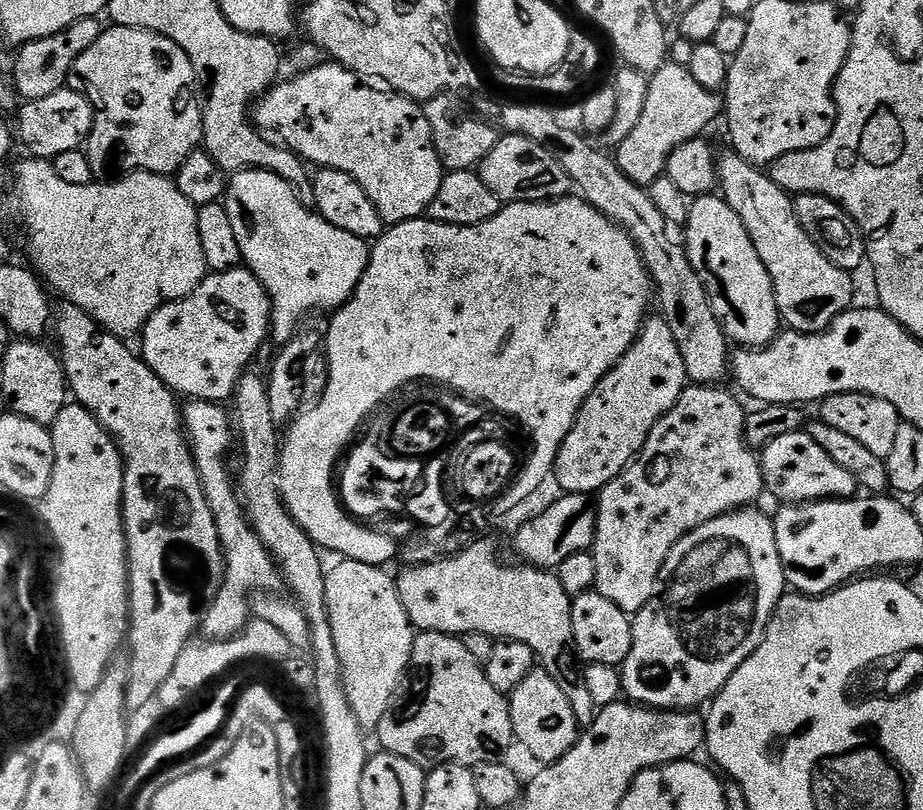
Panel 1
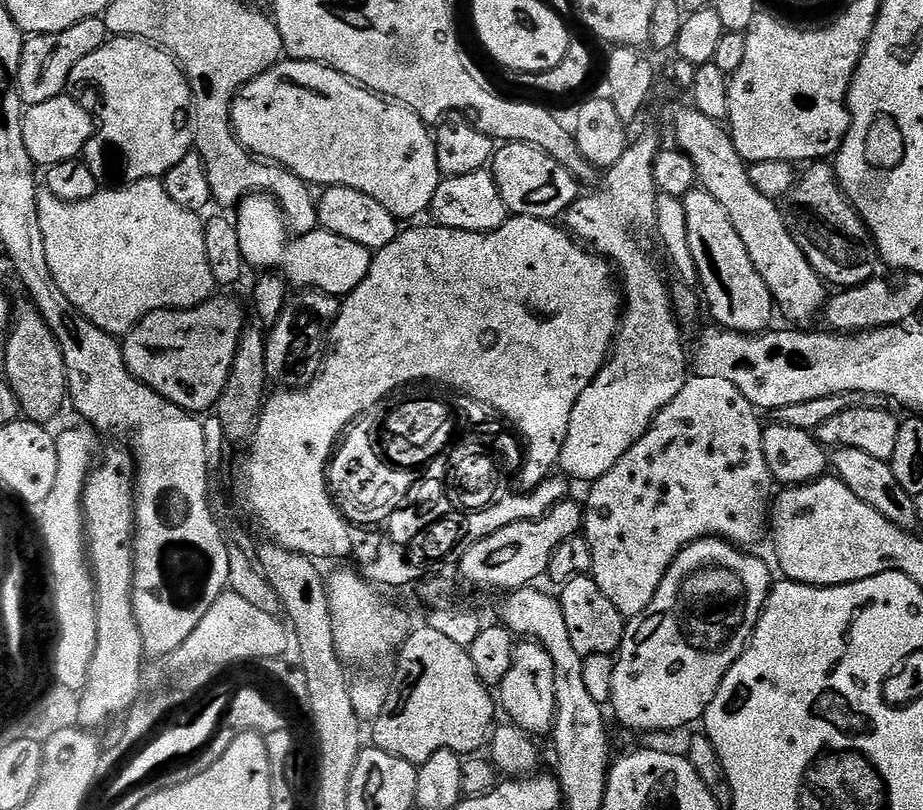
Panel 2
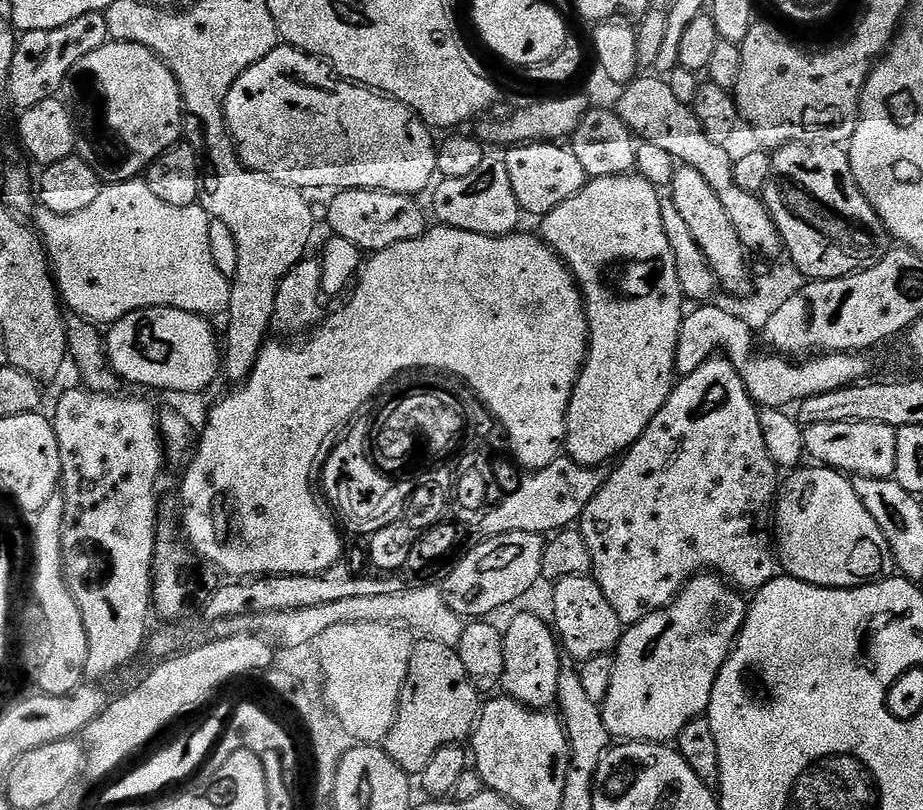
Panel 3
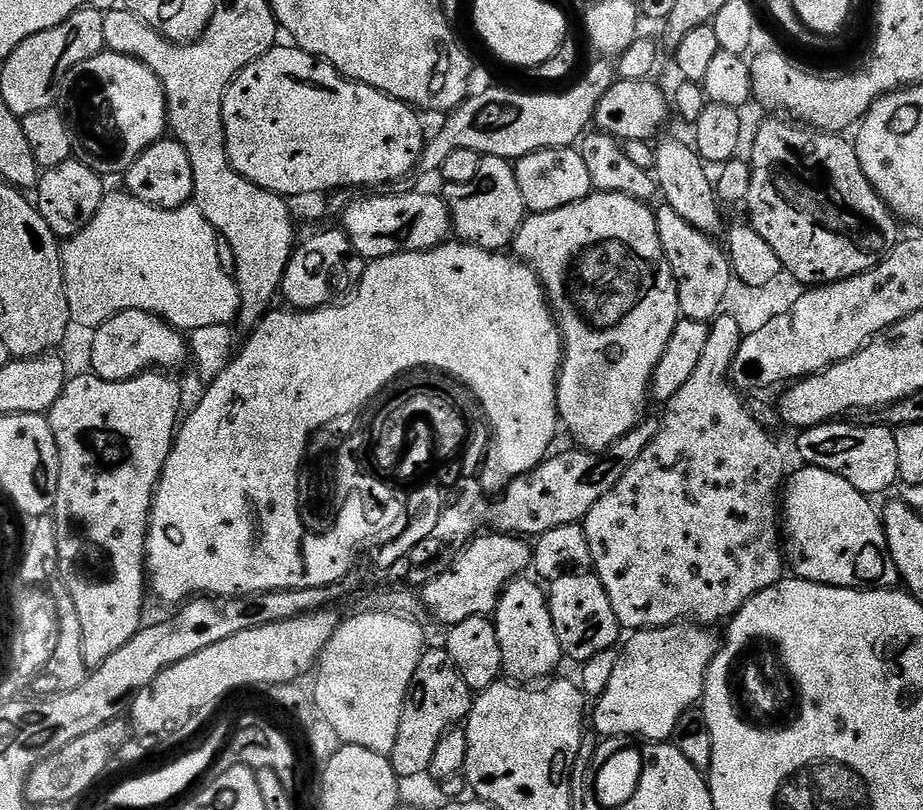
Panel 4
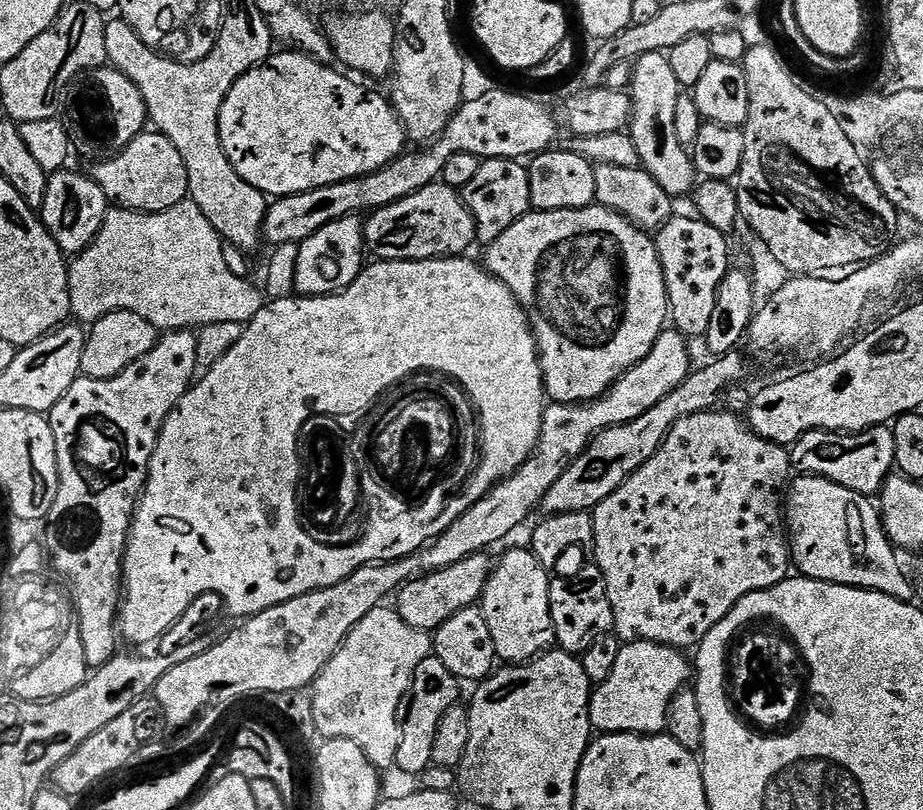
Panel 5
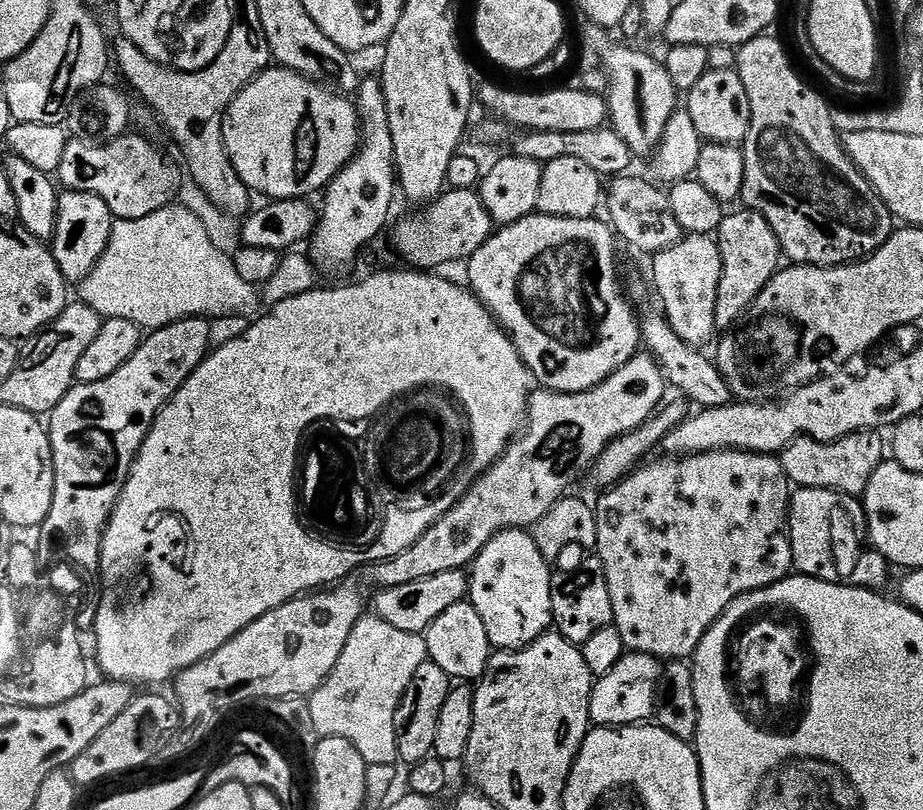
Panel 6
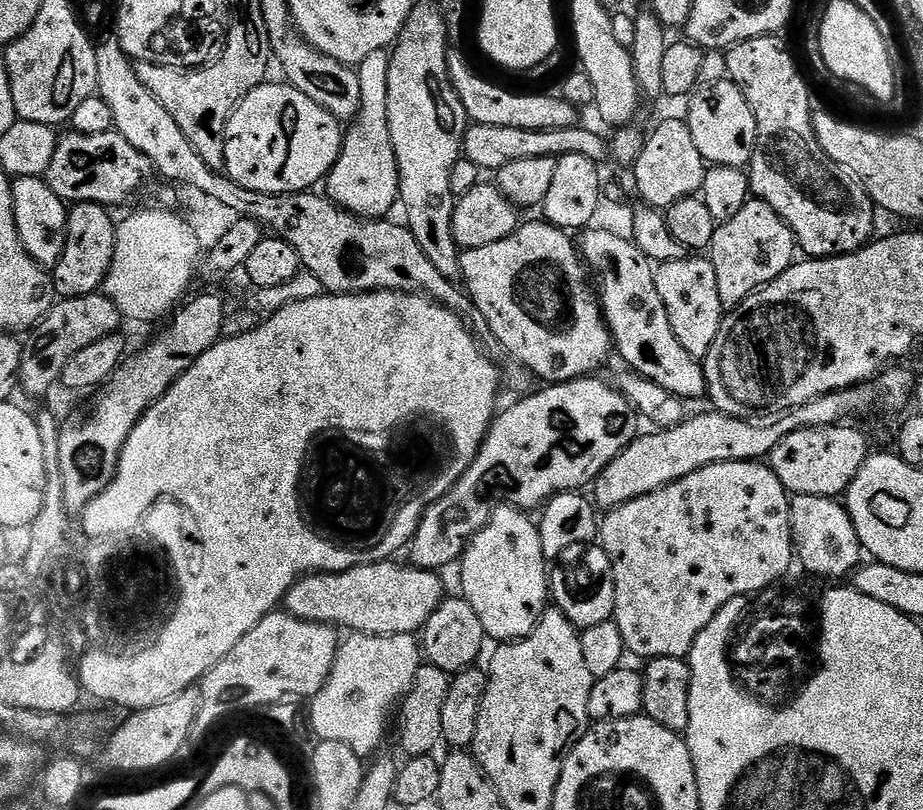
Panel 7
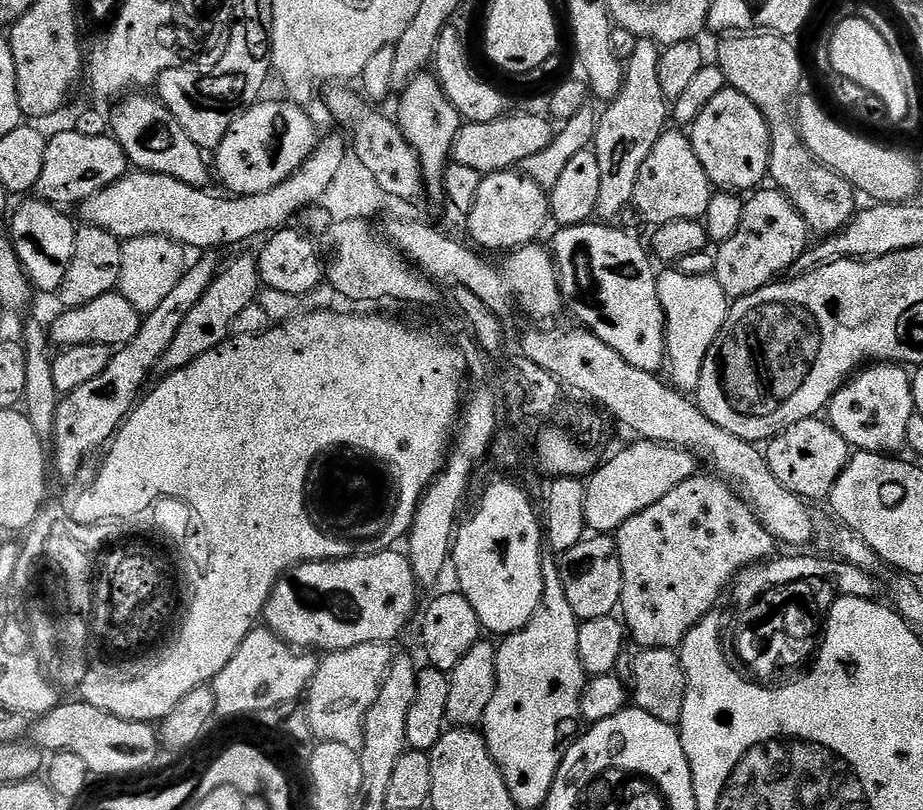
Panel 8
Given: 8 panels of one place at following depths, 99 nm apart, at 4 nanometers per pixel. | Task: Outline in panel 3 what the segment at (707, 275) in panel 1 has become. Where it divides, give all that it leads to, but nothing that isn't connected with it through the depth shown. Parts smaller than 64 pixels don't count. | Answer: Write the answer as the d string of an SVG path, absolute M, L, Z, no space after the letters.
M677 167L670 185L670 198L674 206L678 206L678 214L682 214L686 226L690 226L690 234L694 234L694 242L698 242L702 254L706 254L710 262L710 270L714 270L723 291L725 288L728 292L736 292L743 284L745 287L750 280L750 268L748 272L748 264L744 261L746 249L738 234L734 234L734 225L730 223L718 194L710 190L710 182L706 182L706 178L698 174L698 170Z

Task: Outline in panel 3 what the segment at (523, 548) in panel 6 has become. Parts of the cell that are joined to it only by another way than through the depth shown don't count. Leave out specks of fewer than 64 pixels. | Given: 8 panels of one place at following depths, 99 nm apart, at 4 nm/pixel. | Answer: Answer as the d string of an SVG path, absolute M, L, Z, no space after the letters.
M520 612L504 632L506 666L502 674L503 691L518 703L537 710L553 707L562 667L562 649L558 637L550 627L549 621L545 620L532 612Z

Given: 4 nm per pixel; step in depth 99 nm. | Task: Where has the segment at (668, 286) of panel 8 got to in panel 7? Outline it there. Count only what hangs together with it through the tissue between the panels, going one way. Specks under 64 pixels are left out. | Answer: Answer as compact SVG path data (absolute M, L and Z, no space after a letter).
M692 254L683 260L666 261L655 269L658 293L665 303L670 326L678 342L694 357L703 358L712 350L712 343L718 338L720 323L726 315L722 298L718 298L718 274L714 274L711 259L699 260Z

